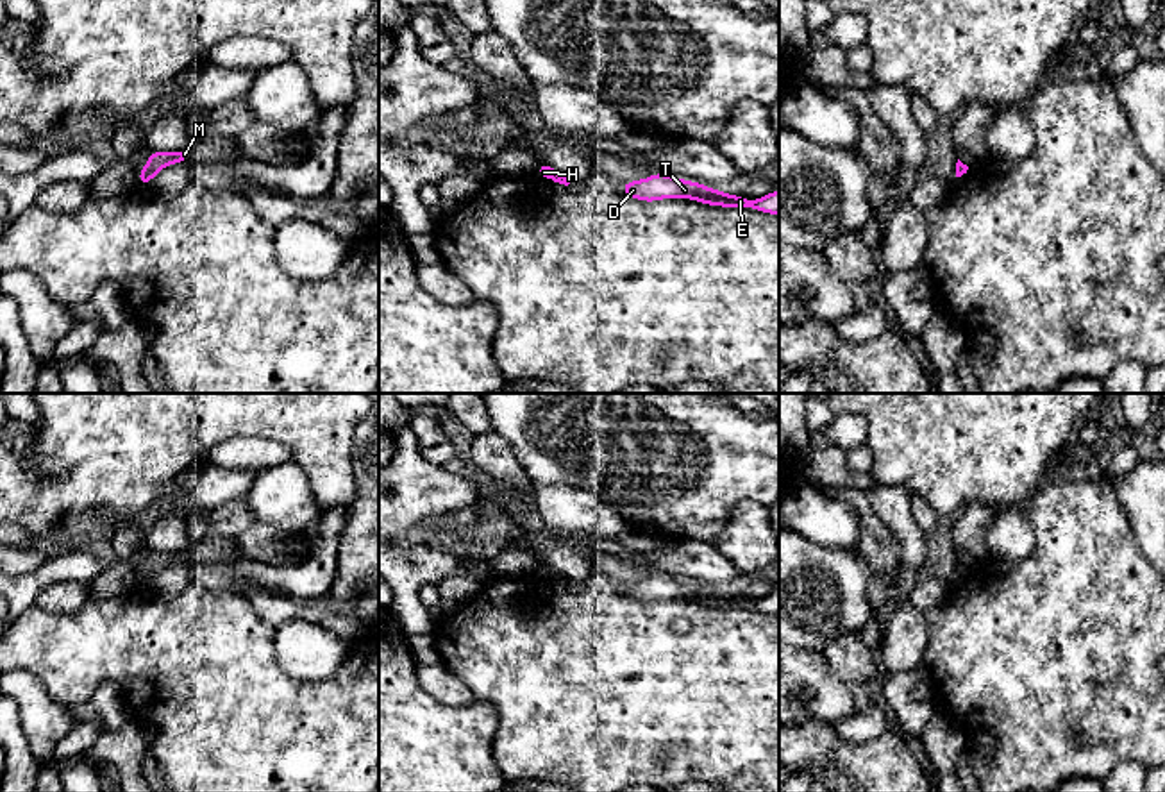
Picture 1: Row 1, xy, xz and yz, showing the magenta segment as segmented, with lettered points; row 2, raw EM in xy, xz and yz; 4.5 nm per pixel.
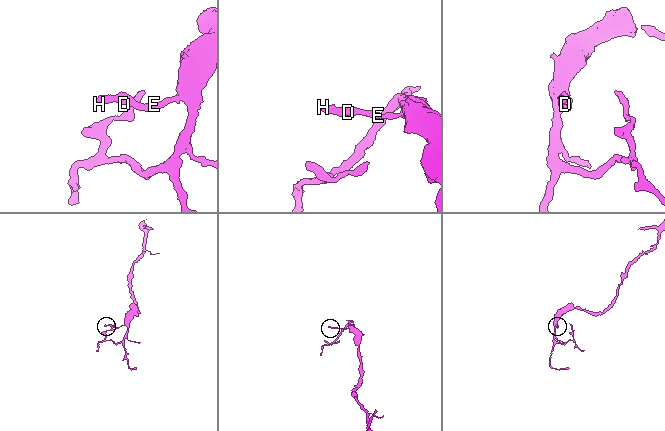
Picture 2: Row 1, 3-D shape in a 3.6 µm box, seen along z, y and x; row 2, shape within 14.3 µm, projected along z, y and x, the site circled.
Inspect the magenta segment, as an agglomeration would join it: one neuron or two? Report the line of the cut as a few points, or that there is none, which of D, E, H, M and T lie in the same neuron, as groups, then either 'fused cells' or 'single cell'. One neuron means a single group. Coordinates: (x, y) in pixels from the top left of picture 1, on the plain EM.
cut none; groups D E H M T; single cell

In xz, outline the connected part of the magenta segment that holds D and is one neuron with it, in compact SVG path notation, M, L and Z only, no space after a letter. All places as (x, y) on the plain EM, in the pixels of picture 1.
M661 572L647 579L622 583L622 590L627 597L643 602L656 602L665 599L690 599L708 606L750 608L767 615L779 615L779 590L756 601L749 601L740 595L729 595L722 590L711 590L706 585L684 581Z

